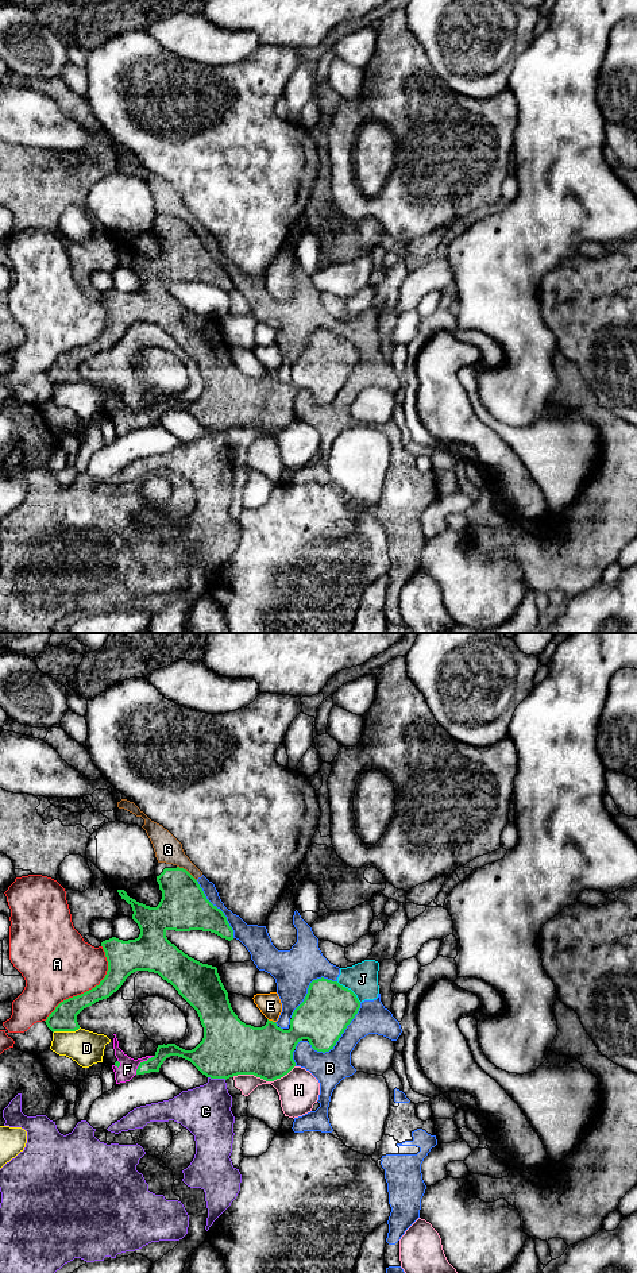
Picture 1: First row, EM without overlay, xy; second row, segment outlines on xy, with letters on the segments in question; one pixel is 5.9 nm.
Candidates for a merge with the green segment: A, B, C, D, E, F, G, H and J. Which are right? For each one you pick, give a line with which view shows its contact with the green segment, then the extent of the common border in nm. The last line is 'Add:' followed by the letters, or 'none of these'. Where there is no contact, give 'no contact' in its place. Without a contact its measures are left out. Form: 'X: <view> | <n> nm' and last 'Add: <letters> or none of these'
F: xy | 160 nm
Add: F

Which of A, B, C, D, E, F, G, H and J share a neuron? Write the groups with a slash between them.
A / B G J / C / D / E / F / H

